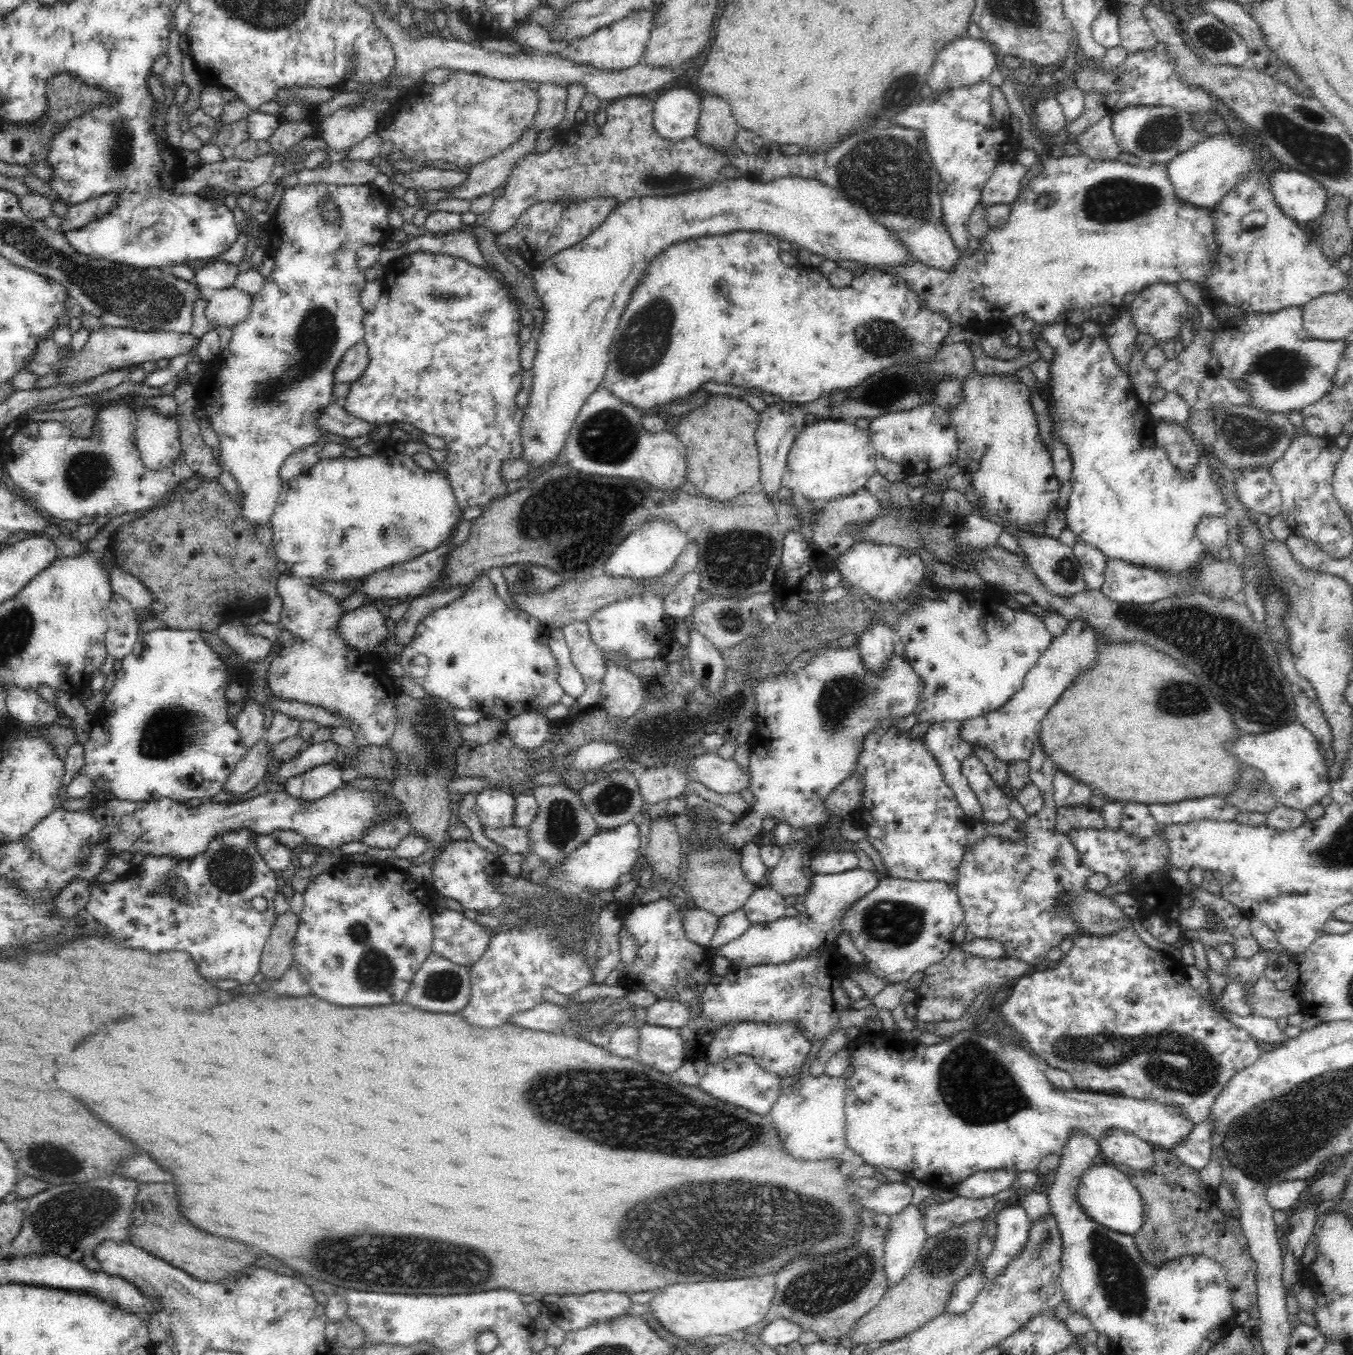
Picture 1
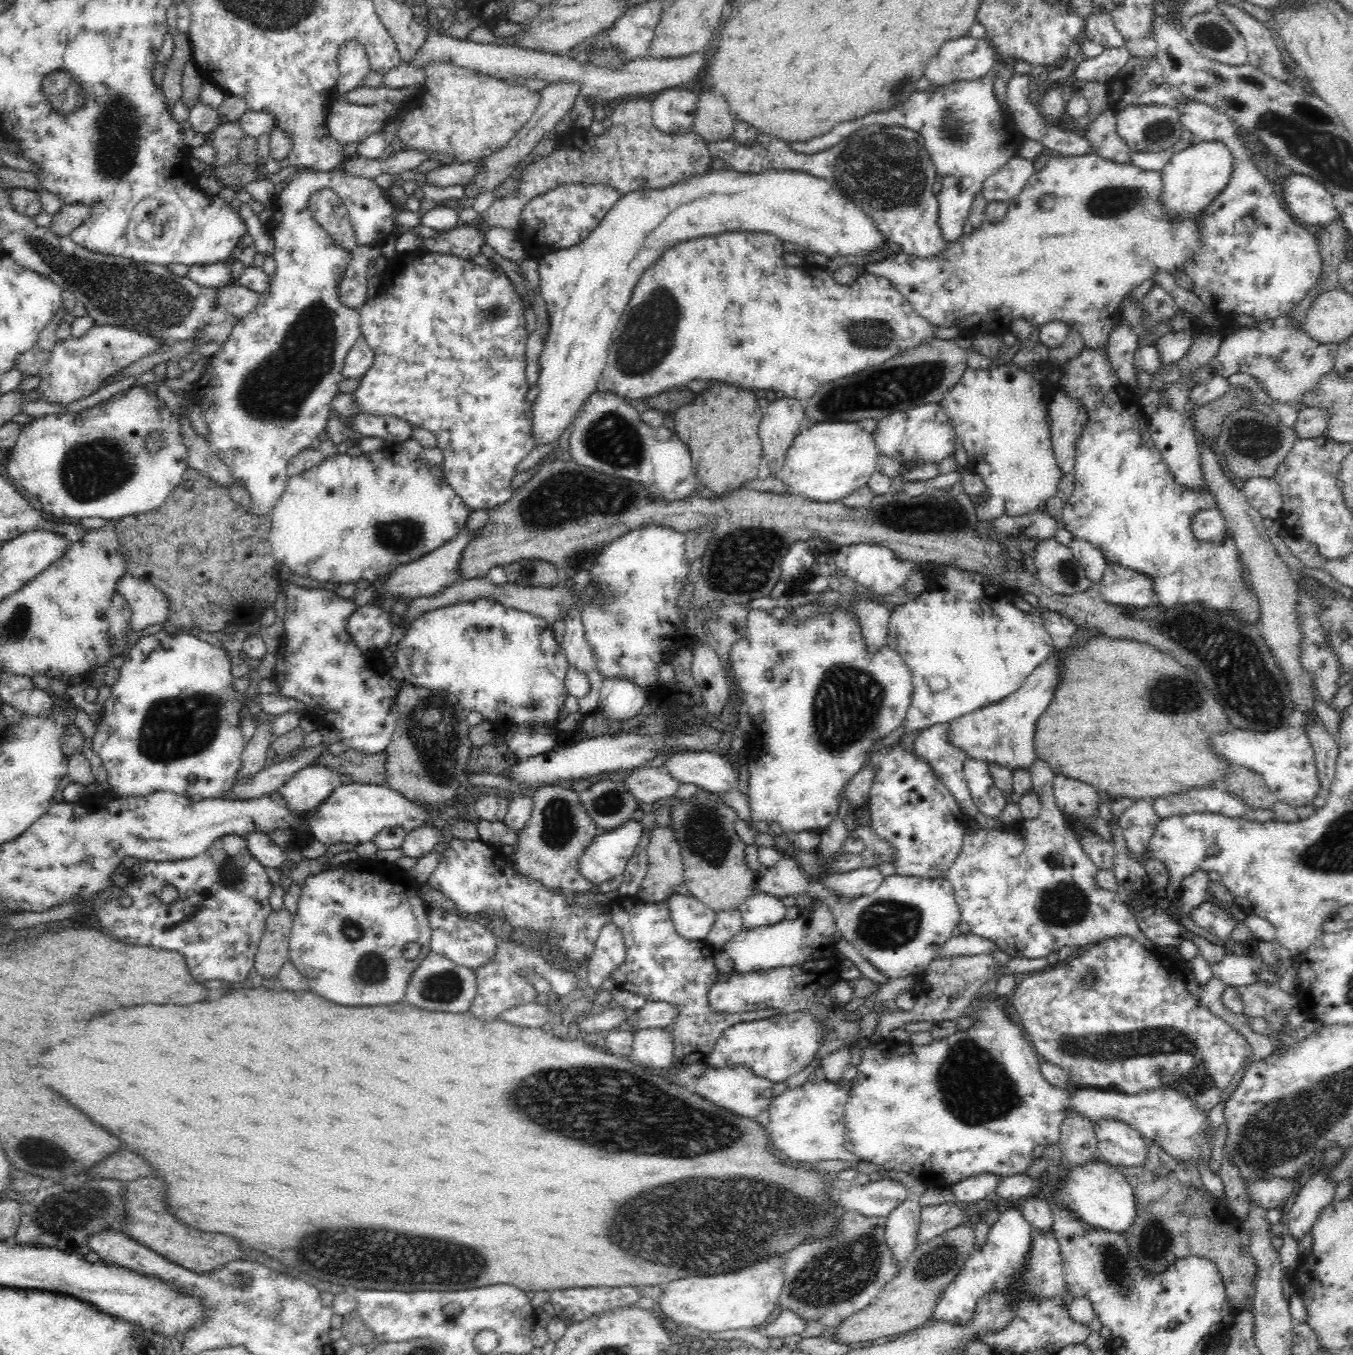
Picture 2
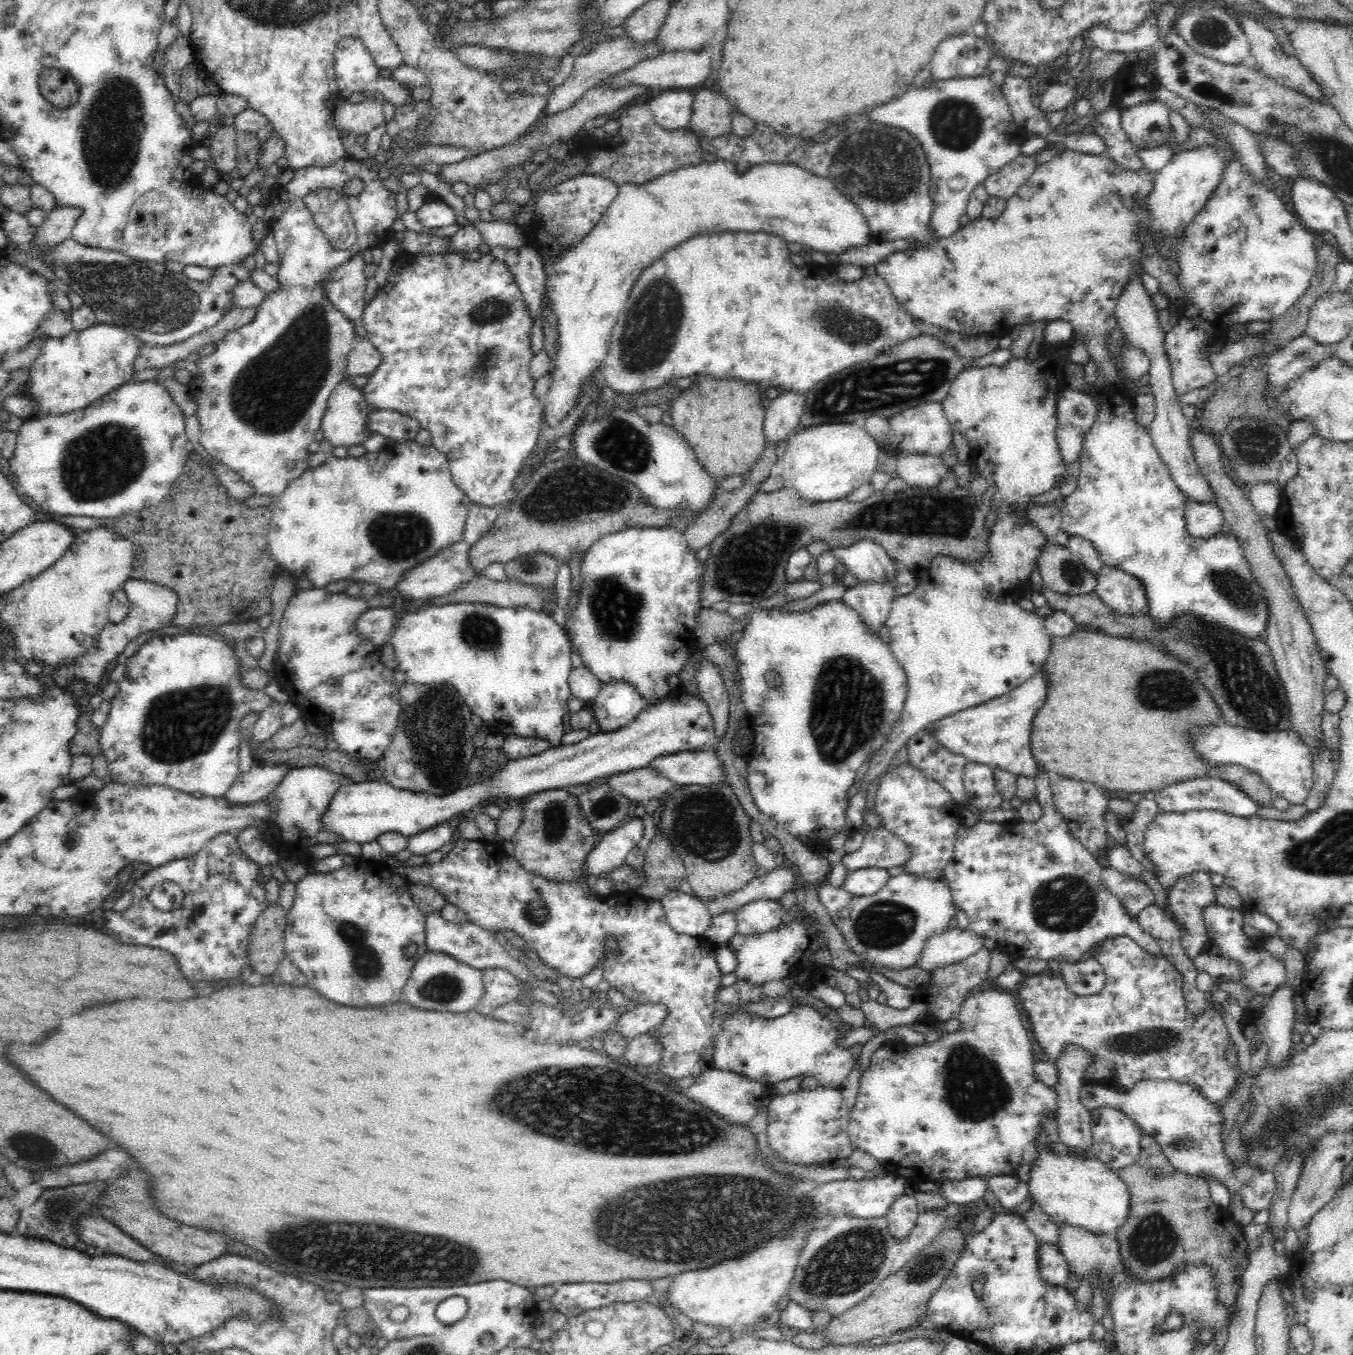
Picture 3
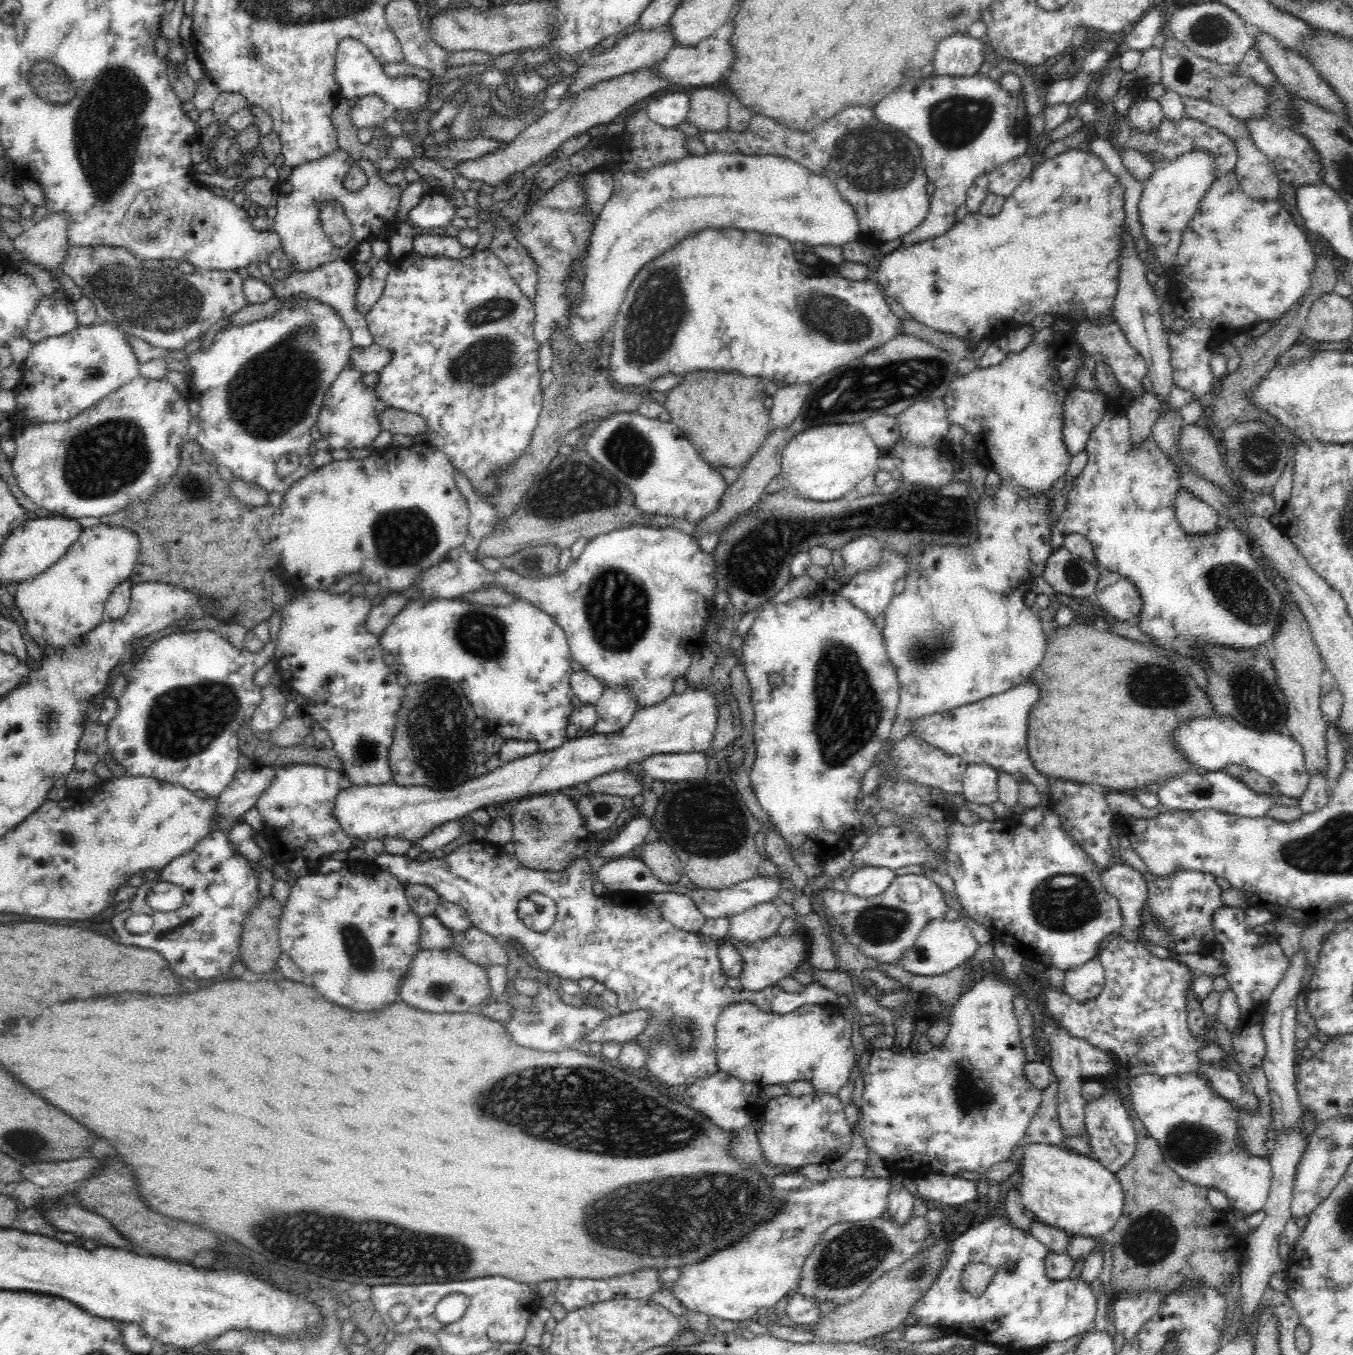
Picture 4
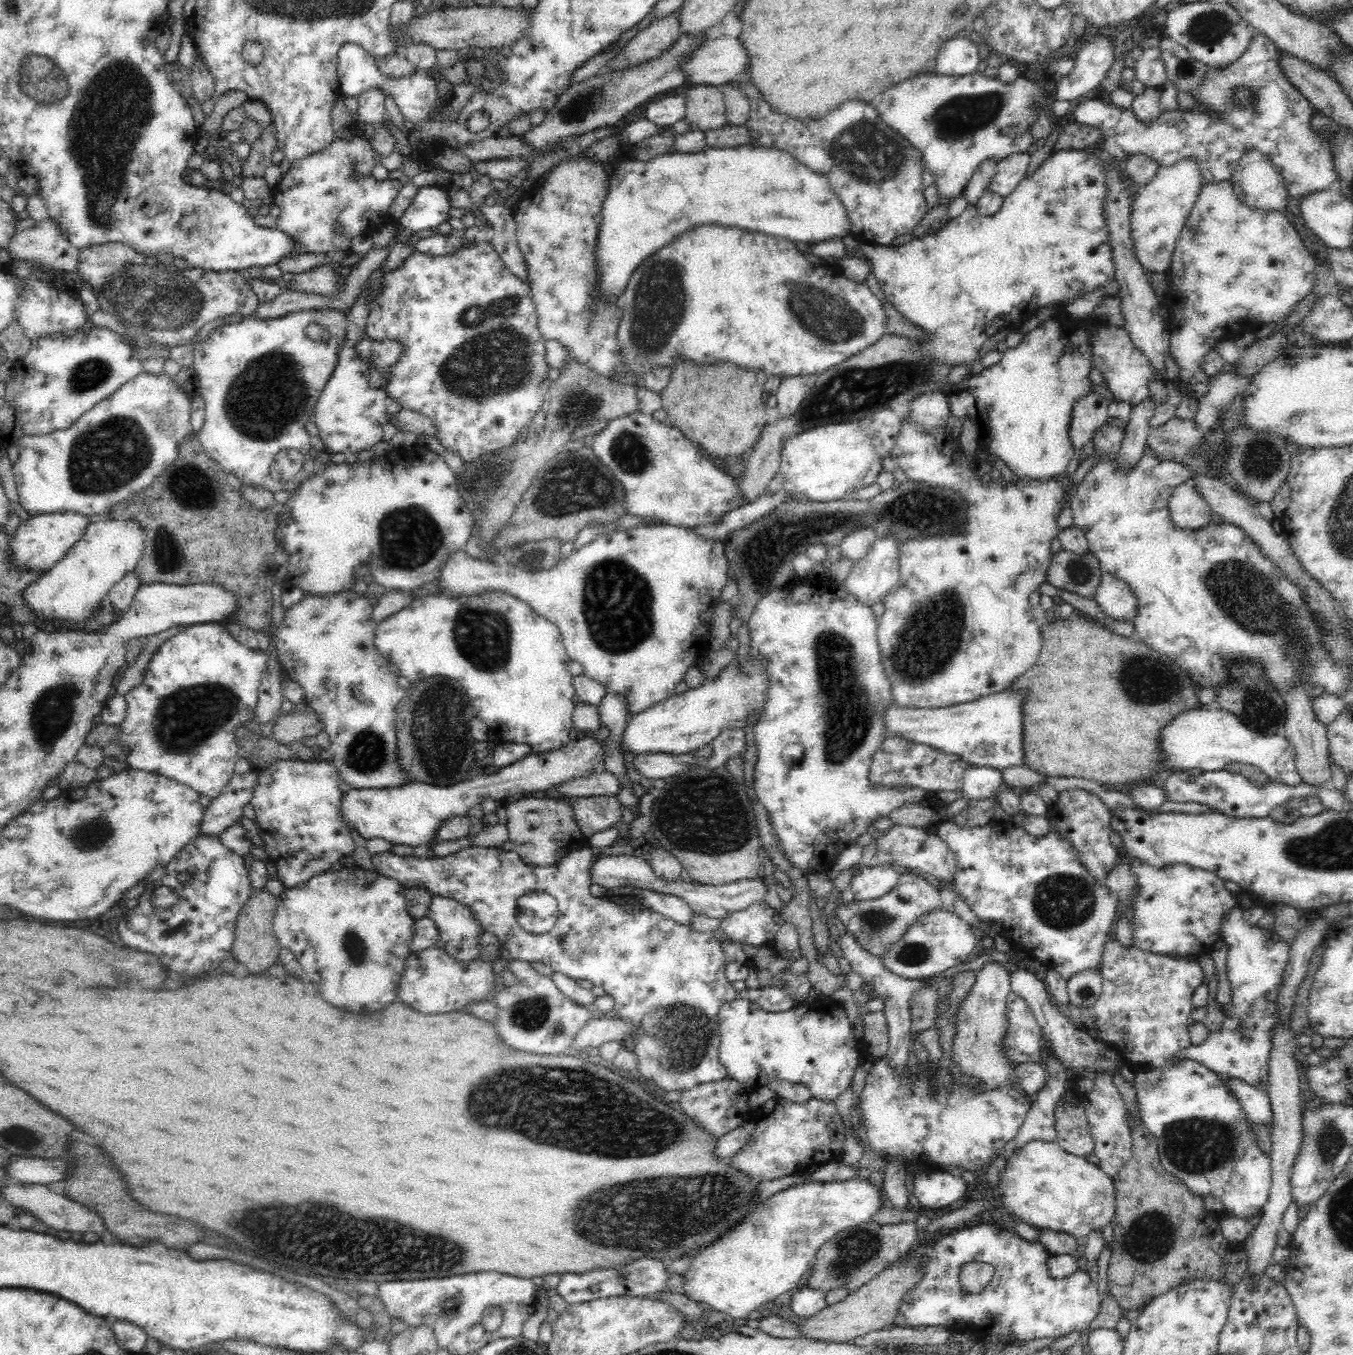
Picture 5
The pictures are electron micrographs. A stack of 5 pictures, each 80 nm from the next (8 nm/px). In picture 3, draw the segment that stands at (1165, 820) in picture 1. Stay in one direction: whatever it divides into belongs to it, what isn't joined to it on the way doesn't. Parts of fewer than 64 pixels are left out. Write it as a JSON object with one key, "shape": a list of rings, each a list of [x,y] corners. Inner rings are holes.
{"shape":[[[1213,777],[1185,780],[1181,783],[1171,784],[1161,791],[1155,792],[1156,806],[1159,813],[1181,813],[1191,810],[1220,810],[1229,815],[1248,818],[1258,810],[1258,804],[1249,799],[1242,791],[1238,791],[1234,785]]]}

